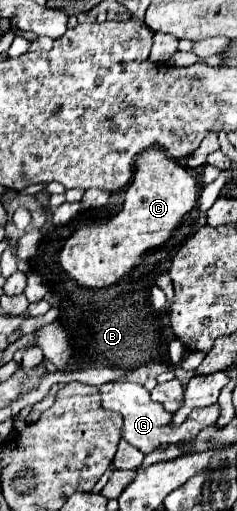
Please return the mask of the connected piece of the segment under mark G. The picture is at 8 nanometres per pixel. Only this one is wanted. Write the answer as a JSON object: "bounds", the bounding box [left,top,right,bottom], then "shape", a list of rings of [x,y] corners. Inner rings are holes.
{"bounds":[99,381,219,455],"shape":[[[115,381],[115,383],[105,383],[99,389],[101,389],[101,397],[103,397],[103,407],[111,409],[111,411],[119,411],[123,415],[123,439],[129,445],[137,447],[143,455],[147,455],[155,449],[167,449],[169,445],[189,443],[199,435],[201,429],[215,425],[215,421],[219,417],[219,405],[213,405],[209,409],[195,409],[191,413],[191,417],[177,427],[177,425],[173,425],[171,413],[167,413],[161,403],[151,401],[149,391],[139,383]]]}

